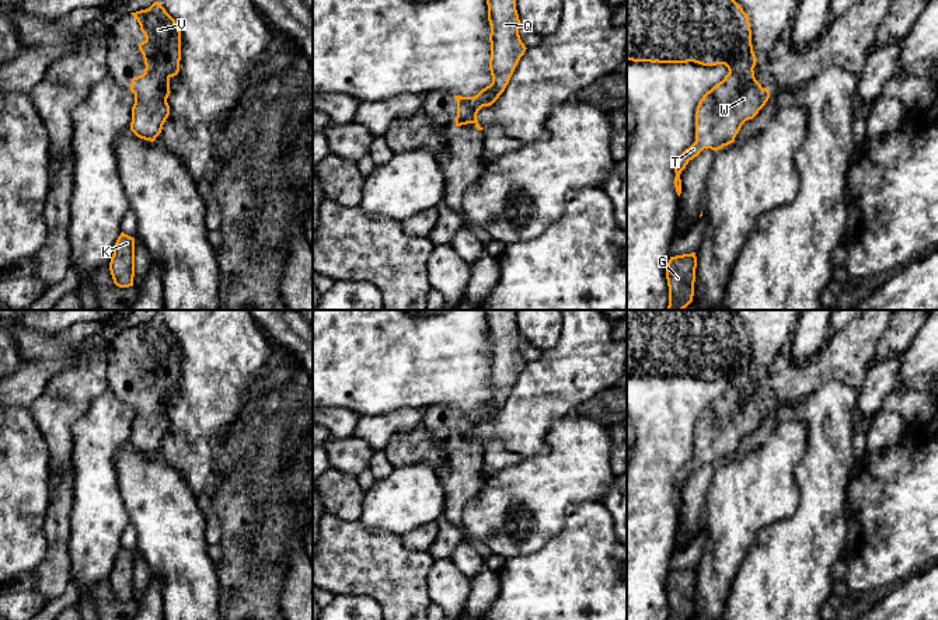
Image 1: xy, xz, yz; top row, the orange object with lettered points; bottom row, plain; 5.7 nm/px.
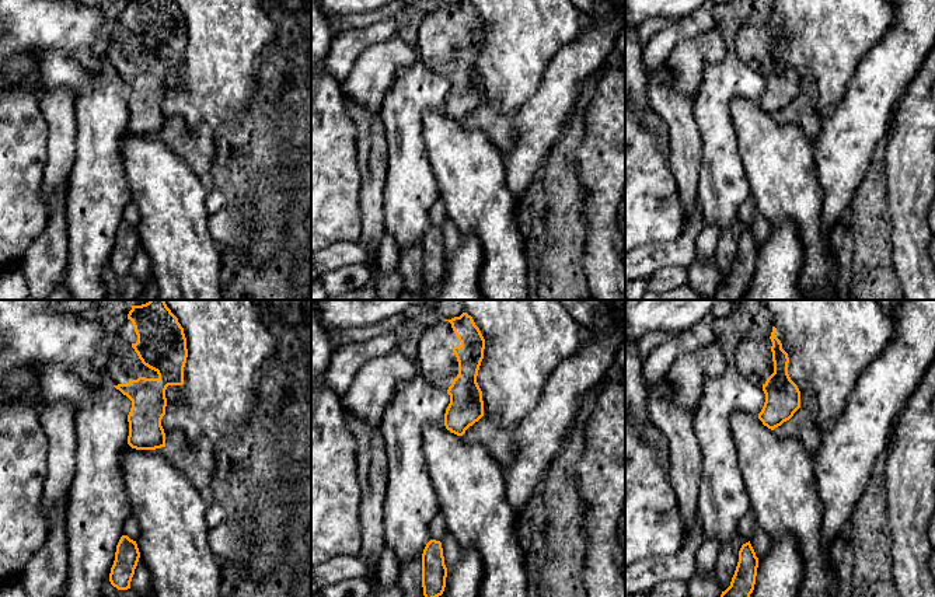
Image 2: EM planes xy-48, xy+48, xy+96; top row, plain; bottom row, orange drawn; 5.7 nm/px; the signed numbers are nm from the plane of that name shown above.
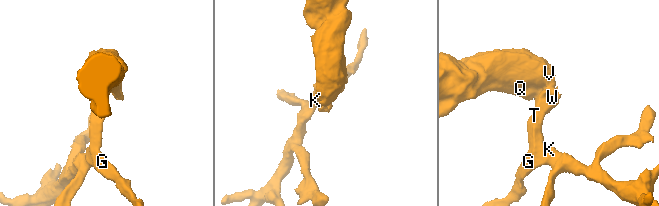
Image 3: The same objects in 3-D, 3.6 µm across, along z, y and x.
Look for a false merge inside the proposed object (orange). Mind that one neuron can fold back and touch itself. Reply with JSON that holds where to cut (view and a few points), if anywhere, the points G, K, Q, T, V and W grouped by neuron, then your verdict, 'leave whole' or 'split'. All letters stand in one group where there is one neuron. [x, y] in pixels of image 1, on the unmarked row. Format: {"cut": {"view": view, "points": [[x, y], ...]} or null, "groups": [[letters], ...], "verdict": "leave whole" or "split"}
{"cut": null, "groups": [["G", "K", "Q", "T", "V", "W"]], "verdict": "leave whole"}

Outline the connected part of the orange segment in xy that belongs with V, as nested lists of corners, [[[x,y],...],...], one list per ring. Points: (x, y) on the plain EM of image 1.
[[[158,316],[130,328],[146,351],[139,358],[146,383],[130,398],[135,408],[130,445],[140,453],[154,456],[170,429],[167,412],[171,407],[170,393],[179,386],[181,345]]]

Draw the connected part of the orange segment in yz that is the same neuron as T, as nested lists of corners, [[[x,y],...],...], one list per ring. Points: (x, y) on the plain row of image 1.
[[[627,310],[627,375],[651,377],[725,379],[729,387],[707,405],[695,425],[695,456],[674,481],[680,511],[680,488],[704,463],[719,464],[735,456],[742,439],[753,433],[770,412],[754,391],[756,369],[747,328],[730,310]]]

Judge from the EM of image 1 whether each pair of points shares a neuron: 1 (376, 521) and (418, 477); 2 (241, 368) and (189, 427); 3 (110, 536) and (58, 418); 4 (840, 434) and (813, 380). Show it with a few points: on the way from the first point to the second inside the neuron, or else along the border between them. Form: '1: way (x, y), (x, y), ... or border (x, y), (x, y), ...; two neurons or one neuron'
1: way (387, 509), (408, 488); one neuron
2: way (227, 382), (196, 413); one neuron
3: border (80, 418), (72, 427), (72, 469); two neurons
4: border (850, 386), (840, 380), (827, 380), (791, 408); two neurons

